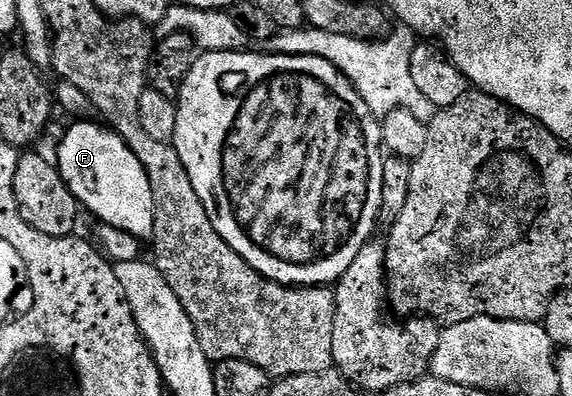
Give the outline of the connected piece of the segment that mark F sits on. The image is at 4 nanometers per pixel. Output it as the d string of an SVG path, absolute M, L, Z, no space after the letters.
M74 122L62 136L58 144L56 163L58 173L64 178L68 190L77 198L79 205L95 216L95 221L116 226L116 230L124 230L135 236L140 242L146 242L154 235L154 207L152 206L152 186L148 186L148 174L144 174L144 166L140 166L140 158L128 150L128 146L109 127L90 122Z

